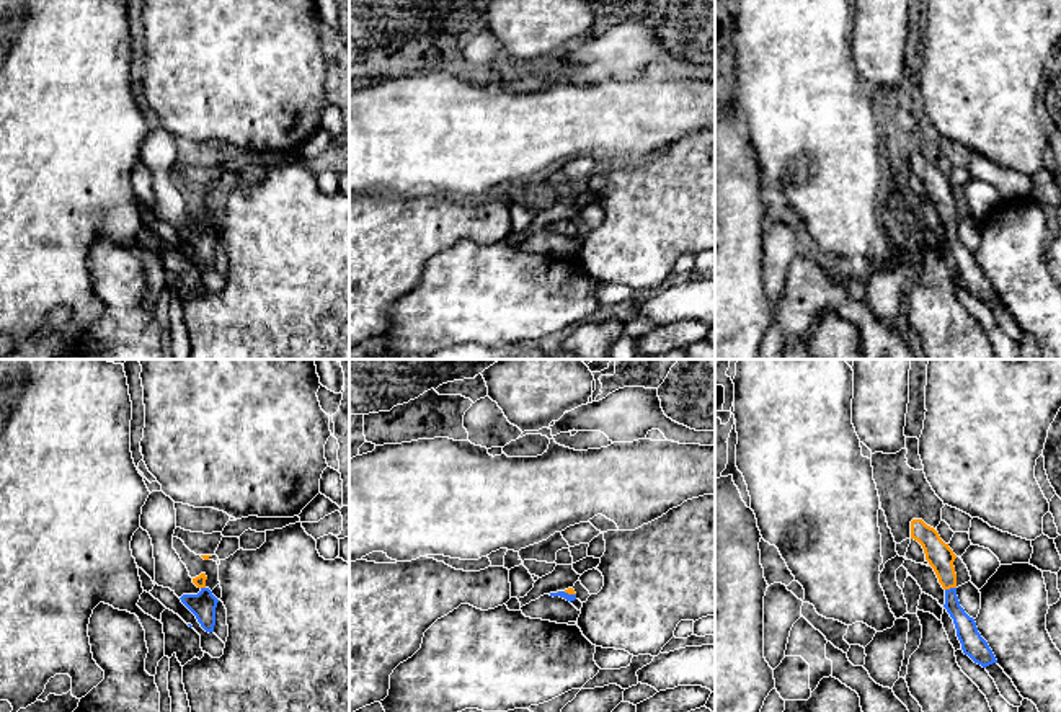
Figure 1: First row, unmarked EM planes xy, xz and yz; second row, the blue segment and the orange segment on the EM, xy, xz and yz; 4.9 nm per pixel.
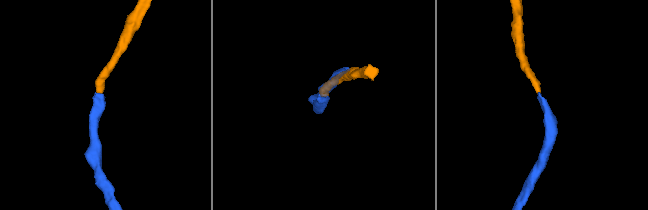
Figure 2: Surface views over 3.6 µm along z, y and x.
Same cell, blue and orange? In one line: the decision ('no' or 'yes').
yes

